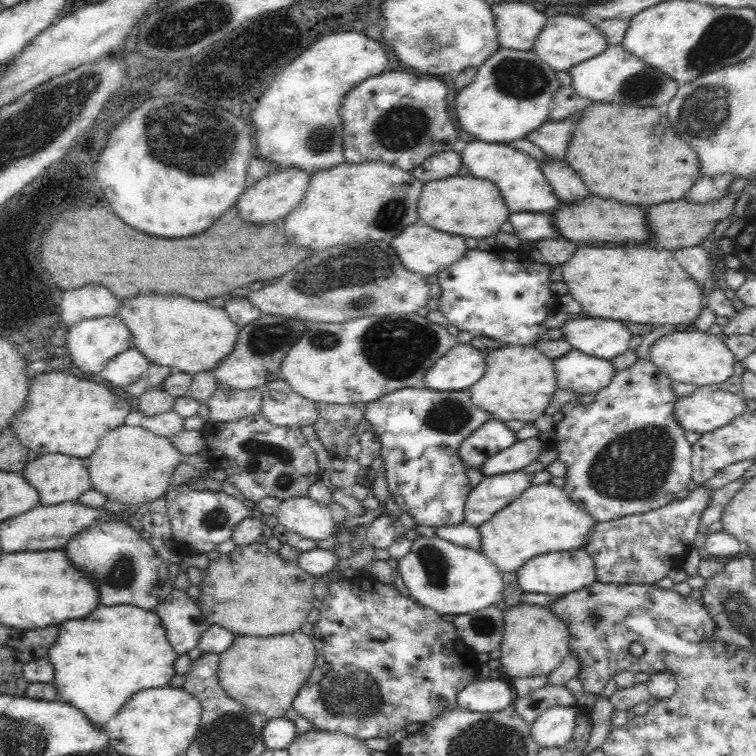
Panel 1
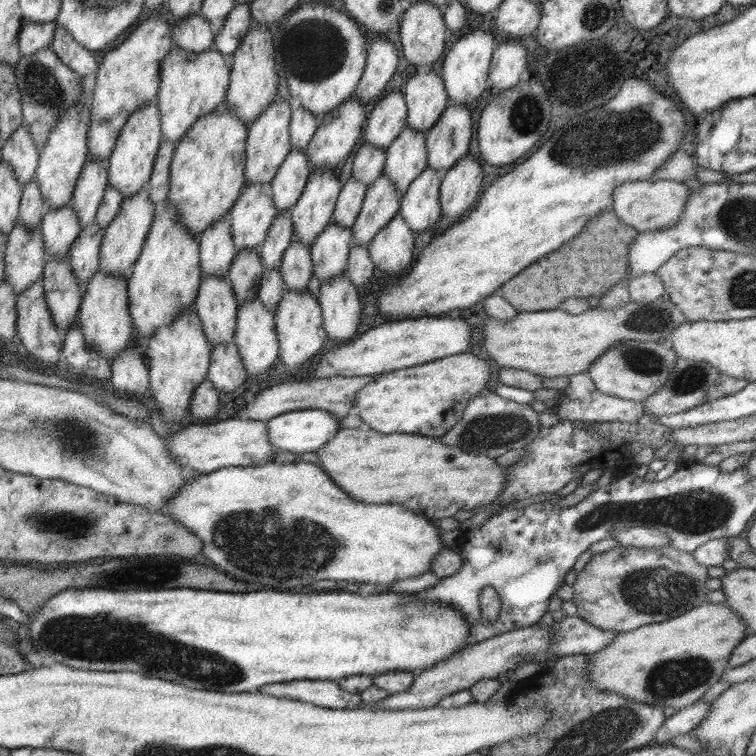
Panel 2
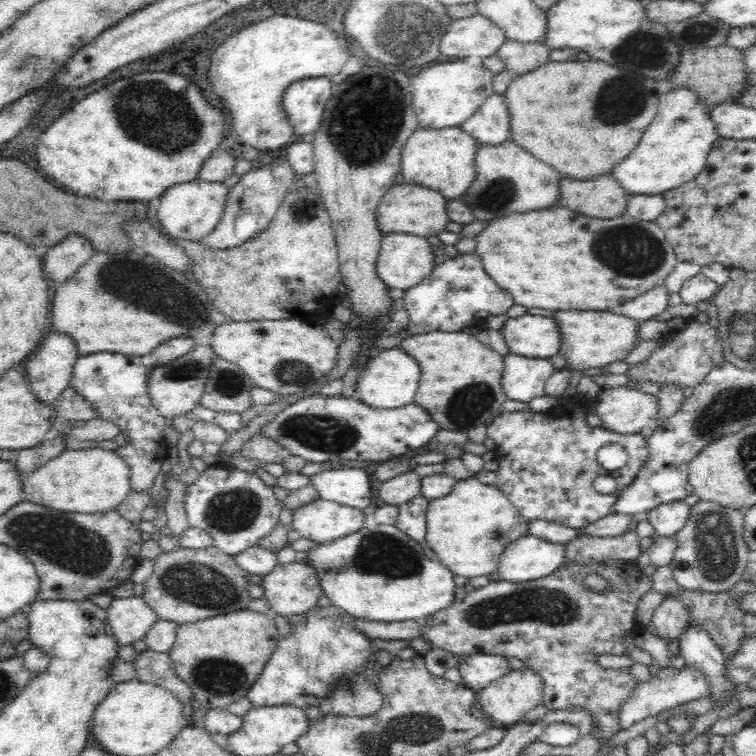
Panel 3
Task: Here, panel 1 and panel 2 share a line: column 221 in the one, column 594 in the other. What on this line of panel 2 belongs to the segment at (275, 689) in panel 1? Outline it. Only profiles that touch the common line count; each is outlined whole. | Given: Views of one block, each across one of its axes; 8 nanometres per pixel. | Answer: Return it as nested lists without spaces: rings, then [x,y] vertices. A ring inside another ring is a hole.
[[[701,603],[675,618],[615,634],[613,640],[587,654],[587,683],[627,699],[678,710],[699,700],[719,681],[731,650],[746,638],[745,621],[723,603]]]

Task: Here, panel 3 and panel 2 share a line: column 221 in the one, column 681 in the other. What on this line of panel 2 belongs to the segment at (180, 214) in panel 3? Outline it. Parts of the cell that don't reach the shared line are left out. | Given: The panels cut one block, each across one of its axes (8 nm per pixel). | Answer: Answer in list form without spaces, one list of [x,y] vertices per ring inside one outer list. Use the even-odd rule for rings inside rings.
[[[643,179],[619,184],[613,190],[613,202],[610,210],[623,224],[634,228],[638,232],[659,230],[679,222],[681,212],[685,208],[689,190],[683,183],[665,179]]]

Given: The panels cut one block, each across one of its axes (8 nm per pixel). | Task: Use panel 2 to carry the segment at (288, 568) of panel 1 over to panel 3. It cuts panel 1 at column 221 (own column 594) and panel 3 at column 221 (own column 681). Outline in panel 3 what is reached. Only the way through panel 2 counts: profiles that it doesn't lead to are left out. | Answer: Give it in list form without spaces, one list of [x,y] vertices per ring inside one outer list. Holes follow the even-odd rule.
[[[210,545],[206,549],[179,548],[170,552],[162,552],[155,561],[150,578],[143,584],[145,592],[142,597],[159,619],[174,621],[176,624],[192,624],[209,616],[244,609],[244,604],[251,599],[245,589],[248,582],[244,576],[248,574],[237,567],[232,556],[218,550],[214,545]]]

